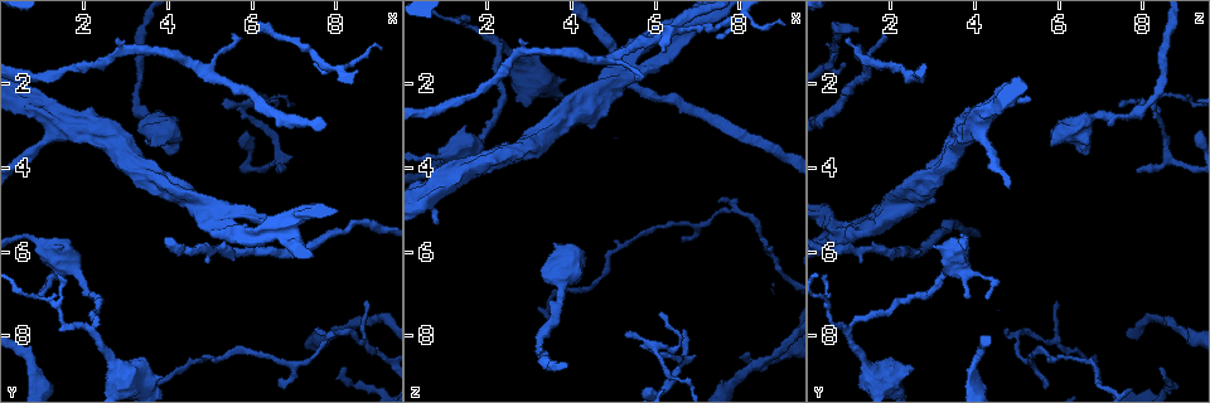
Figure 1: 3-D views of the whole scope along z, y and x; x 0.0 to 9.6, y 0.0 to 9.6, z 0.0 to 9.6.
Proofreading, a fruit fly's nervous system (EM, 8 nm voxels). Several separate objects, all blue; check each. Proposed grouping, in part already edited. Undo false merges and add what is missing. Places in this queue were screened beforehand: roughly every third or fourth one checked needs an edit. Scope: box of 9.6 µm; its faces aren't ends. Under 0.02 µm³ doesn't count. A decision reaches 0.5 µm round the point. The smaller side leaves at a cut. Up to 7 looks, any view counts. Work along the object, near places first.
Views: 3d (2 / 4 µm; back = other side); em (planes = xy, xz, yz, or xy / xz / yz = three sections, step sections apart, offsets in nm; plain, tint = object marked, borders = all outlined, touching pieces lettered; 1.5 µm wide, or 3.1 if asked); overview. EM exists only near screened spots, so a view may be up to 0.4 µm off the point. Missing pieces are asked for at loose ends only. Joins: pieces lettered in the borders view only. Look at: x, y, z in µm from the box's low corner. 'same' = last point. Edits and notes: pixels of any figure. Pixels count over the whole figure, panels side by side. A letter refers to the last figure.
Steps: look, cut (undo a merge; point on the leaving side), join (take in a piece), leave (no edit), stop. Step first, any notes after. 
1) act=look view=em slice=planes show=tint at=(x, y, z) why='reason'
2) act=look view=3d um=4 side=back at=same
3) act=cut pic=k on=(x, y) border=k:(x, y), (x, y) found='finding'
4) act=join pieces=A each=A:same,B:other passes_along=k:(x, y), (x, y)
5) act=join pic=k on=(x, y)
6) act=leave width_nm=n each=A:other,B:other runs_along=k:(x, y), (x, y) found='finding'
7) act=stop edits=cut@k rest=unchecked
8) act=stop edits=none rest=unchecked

act=look view=3d um=4 at=(5.05, 5.10, 2.05) why='two arms in line, one across'

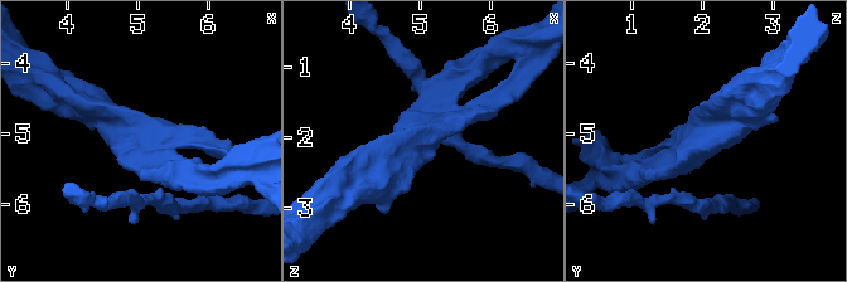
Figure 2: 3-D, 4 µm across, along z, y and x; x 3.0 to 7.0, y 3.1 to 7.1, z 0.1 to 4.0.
act=look view=em slice=planes show=borders at=(5.00, 5.05, 2.05) arms=3 arm_widths_nm=220,360,420 why='shape alone is not enough'

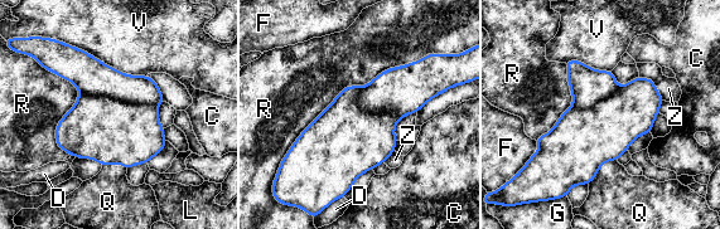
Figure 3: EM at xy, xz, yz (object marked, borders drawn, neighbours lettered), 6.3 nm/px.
act=leave longest_contact=R:1100nm each=C:other,D:other,F:other,G:other,L:other,Q:other,R:other,V:other,Z:other found='all the same neuron'

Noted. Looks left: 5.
act=look view=em slice=planes show=borders at=(6.70, 4.05, 7.80) why='branch stops here'

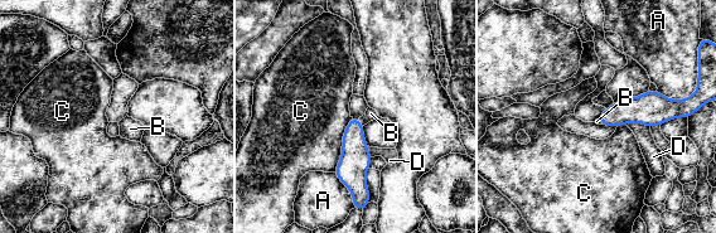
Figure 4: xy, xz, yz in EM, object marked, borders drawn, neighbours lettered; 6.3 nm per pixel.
act=join pieces=B longest_contact=C:380nm each=A:other,B:same,C:other,D:other passes_along=4:(354, 160), (359, 122), (371, 113) found='it goes on there'

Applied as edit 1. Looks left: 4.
act=look view=overview why='redraw'

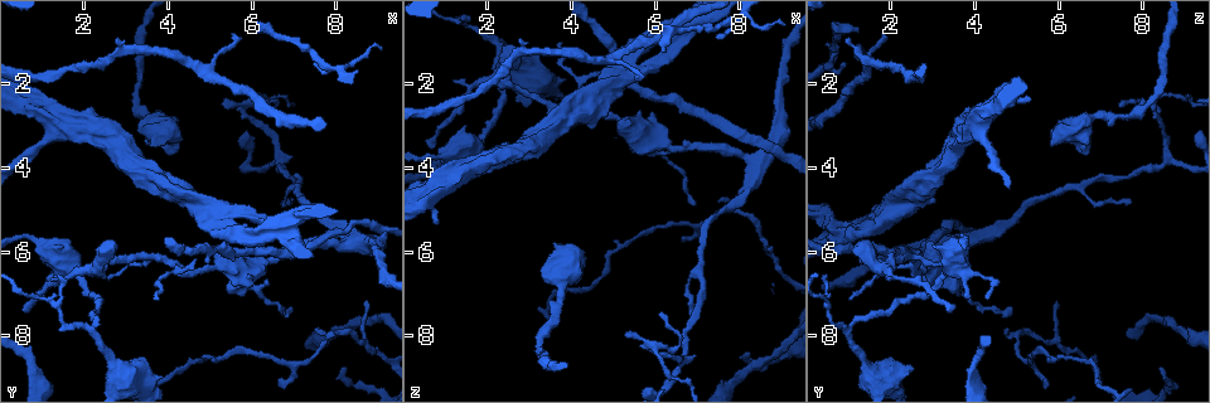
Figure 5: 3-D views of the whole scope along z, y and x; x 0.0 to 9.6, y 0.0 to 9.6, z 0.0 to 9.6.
act=look view=3d um=2 at=(0.70, 5.65, 3.80) why='calibre changes'

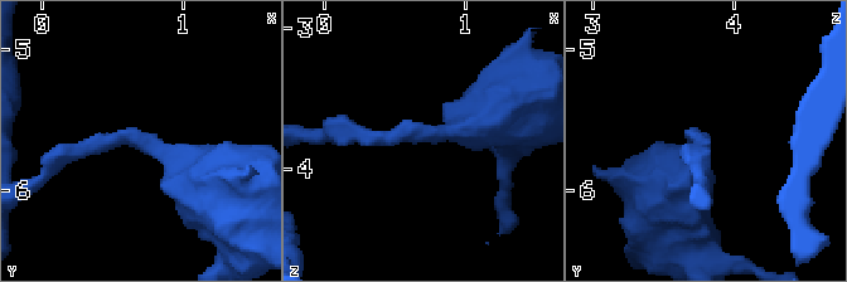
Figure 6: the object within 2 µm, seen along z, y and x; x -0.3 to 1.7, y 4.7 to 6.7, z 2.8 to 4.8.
act=look view=em slice=xy step=4 show=tint at=(0.74, 5.70, 3.78)

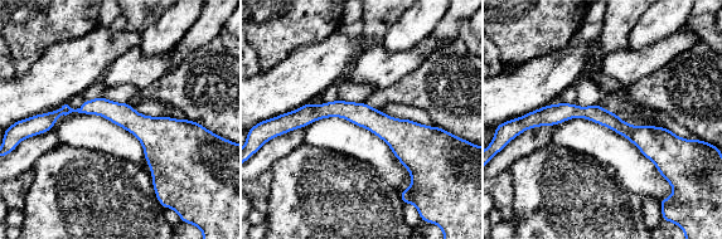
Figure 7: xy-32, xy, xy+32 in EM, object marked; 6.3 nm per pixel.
act=look view=em slice=xz step=4 show=borders at=same why='cut it another way'

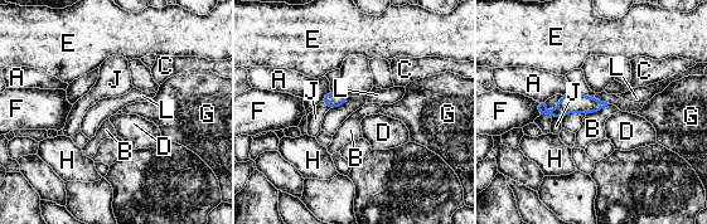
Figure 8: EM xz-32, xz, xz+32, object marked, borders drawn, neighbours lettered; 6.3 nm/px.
act=leave width_nm=20 each=A:other,B:other,C:other,D:other,E:other,F:other,G:other,H:other,J:other,L:other runs_along=8:(600, 105), (542, 107) found='continuous, no second neuron'

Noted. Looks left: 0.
act=stop edits=join@4 rest=unchecked

